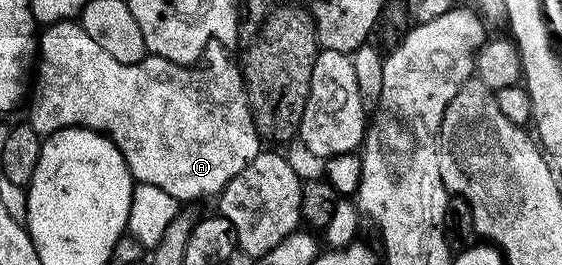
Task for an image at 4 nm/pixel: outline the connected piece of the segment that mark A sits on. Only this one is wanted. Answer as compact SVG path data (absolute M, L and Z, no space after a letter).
M75 19L60 20L57 24L47 25L43 29L44 33L38 36L38 59L34 64L34 76L36 72L36 85L31 85L30 100L32 96L32 105L28 108L27 123L42 138L53 136L58 130L63 128L89 128L95 132L101 132L103 136L114 142L114 146L118 148L122 154L122 158L126 158L126 166L130 170L133 181L141 184L149 184L150 186L158 186L158 190L166 190L166 194L170 194L174 199L181 202L187 200L200 200L203 196L215 197L223 192L224 187L232 181L232 179L242 170L246 170L246 166L251 160L262 150L262 139L255 128L252 121L251 106L247 102L247 90L241 65L236 60L232 61L232 56L223 48L219 42L207 44L204 47L202 62L195 66L186 64L175 64L161 56L145 55L144 59L127 64L126 62L118 62L118 58L113 58L111 54L106 54L106 50L102 50L102 46L98 46L98 42L94 42L94 38L90 38L90 34L86 34L86 30Z

